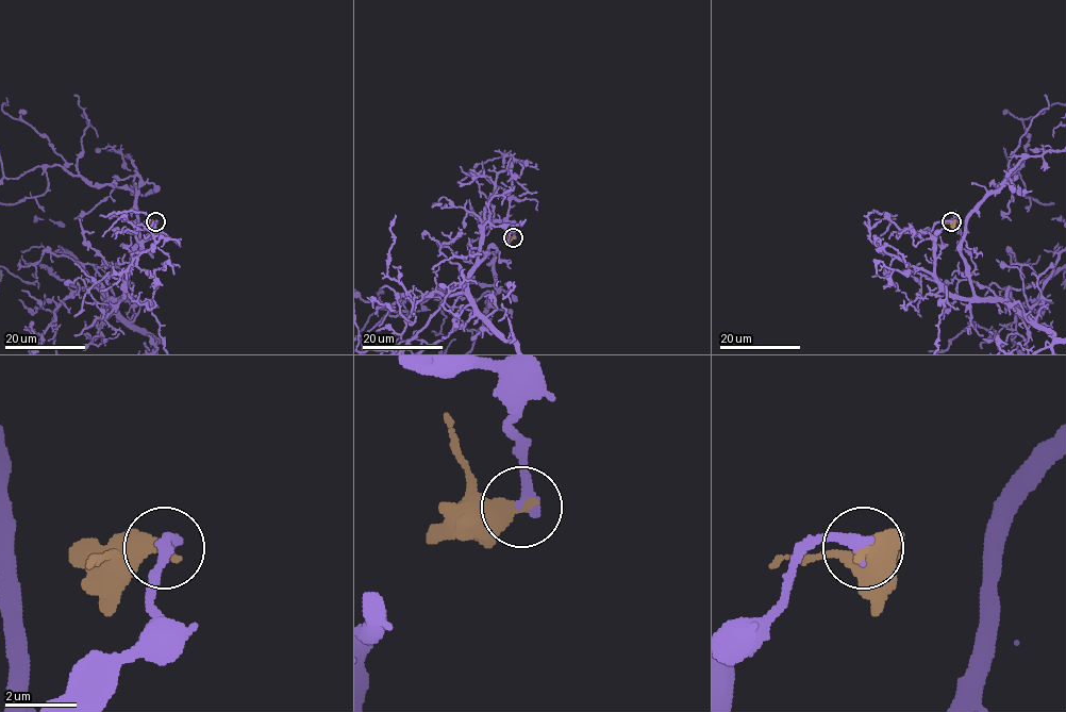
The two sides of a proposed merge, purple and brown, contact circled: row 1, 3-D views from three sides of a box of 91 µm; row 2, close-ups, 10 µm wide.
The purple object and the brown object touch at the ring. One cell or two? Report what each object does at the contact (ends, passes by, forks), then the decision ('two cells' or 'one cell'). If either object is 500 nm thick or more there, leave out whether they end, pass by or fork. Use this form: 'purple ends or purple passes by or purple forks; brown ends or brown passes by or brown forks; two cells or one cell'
two cells

